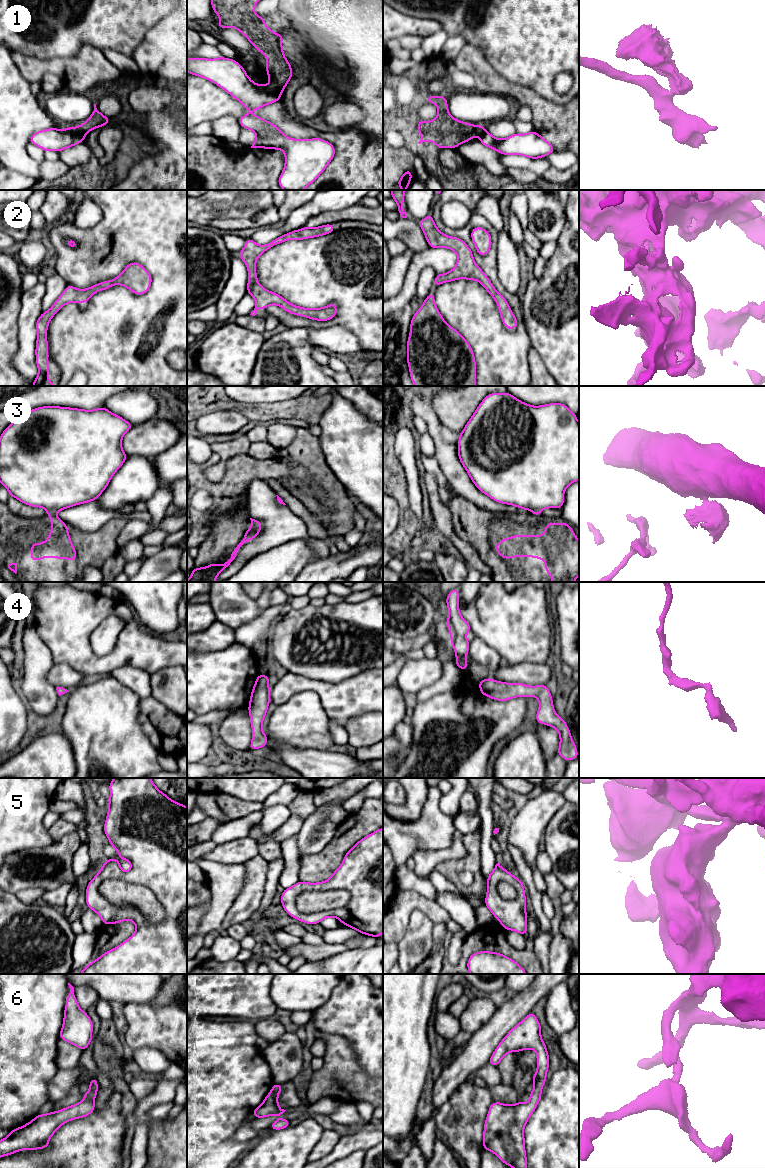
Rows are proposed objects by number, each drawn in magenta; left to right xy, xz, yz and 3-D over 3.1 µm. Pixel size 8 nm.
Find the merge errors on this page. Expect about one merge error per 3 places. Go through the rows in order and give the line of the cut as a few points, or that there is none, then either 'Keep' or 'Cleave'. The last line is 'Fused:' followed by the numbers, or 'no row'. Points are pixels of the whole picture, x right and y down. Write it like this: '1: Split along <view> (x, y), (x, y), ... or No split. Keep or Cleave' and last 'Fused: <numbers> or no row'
1: Split along xy (74, 128), (84, 136). Cleave
2: No split. Keep
3: Split along xy (48, 512), (54, 514). Cleave
4: No split. Keep
5: Split along xy (98, 886), (109, 901), (135, 906), (150, 923), (167, 916). Cleave
6: No split. Keep
Fused: 1, 3, 5

